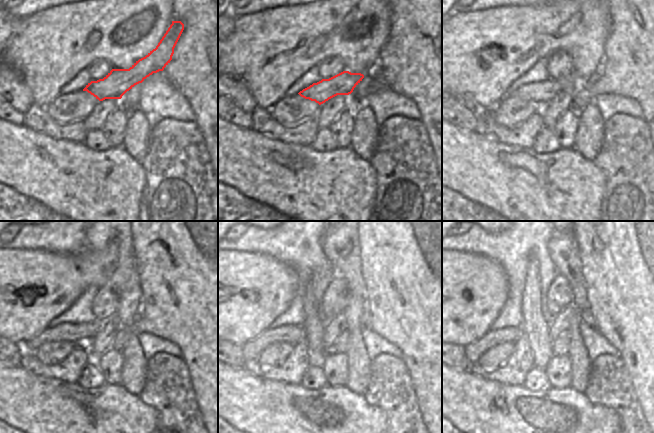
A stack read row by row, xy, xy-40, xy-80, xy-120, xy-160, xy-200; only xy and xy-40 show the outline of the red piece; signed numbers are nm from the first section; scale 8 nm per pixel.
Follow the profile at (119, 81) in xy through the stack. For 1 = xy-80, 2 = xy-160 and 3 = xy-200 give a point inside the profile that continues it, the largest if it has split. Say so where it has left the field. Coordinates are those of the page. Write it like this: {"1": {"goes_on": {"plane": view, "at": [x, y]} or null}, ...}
{"1": {"goes_on": {"plane": "xy-80", "at": [536, 94]}}, "2": {"goes_on": {"plane": "xy-160", "at": [292, 334]}}, "3": {"goes_on": {"plane": "xy-200", "at": [475, 350]}}}

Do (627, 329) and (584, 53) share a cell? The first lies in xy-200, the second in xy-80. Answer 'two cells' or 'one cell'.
two cells

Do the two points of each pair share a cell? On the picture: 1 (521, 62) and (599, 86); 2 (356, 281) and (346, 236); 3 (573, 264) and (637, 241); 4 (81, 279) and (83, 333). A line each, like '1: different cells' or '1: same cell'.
1: different cells
2: same cell
3: different cells
4: different cells

